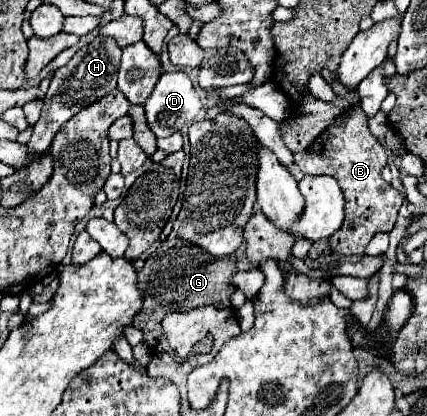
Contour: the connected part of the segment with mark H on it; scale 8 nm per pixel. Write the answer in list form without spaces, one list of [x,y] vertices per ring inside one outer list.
[[[99,35],[93,43],[87,47],[81,47],[73,59],[55,71],[47,97],[43,99],[43,113],[37,125],[33,127],[31,141],[27,143],[29,155],[39,155],[45,151],[45,147],[51,147],[55,133],[59,127],[73,115],[77,115],[83,107],[89,107],[91,103],[97,103],[105,95],[109,95],[117,87],[117,71],[119,71],[119,61],[121,61],[121,47],[113,37]]]

